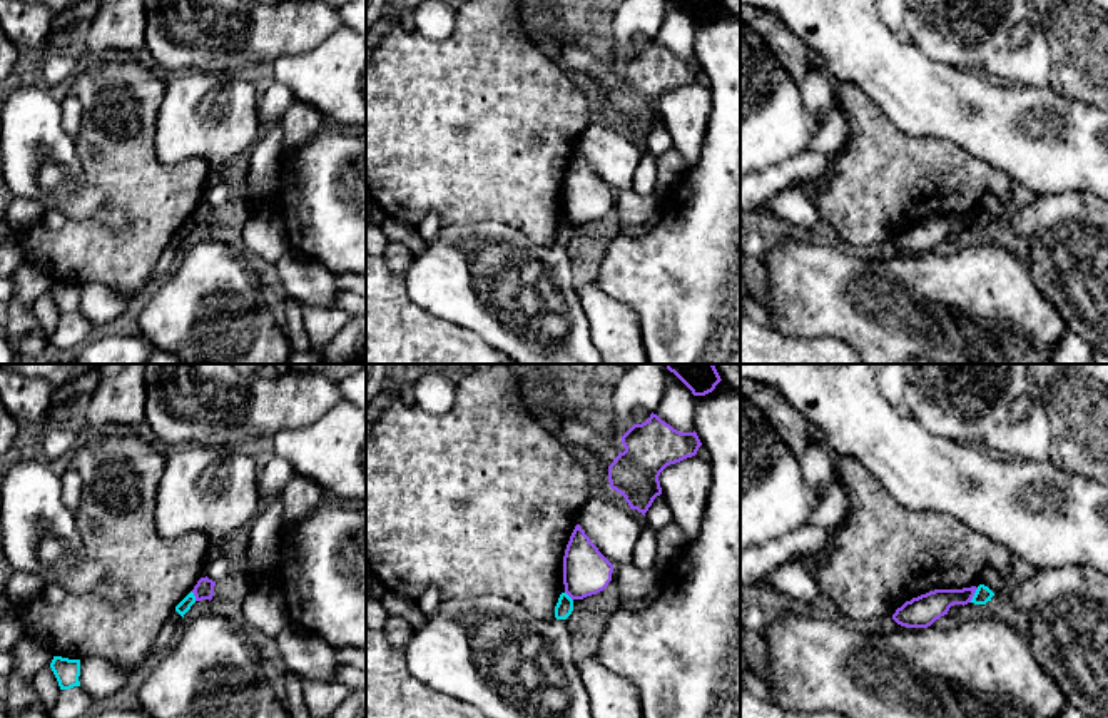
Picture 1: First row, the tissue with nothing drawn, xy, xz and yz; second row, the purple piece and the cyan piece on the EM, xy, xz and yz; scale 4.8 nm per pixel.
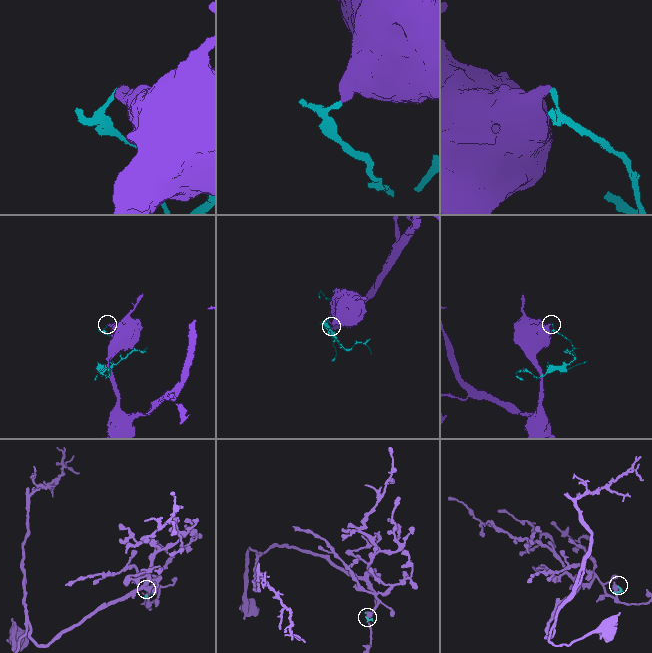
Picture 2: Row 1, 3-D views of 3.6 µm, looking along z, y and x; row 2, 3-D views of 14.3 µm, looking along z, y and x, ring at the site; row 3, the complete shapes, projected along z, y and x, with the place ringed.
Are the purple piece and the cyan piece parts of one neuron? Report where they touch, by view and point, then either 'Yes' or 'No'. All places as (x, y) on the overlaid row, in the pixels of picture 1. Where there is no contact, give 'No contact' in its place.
Touches purple at yz (973, 595). No

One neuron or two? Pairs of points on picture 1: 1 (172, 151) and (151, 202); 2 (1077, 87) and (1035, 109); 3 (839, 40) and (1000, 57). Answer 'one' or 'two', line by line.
1: two
2: two
3: two

